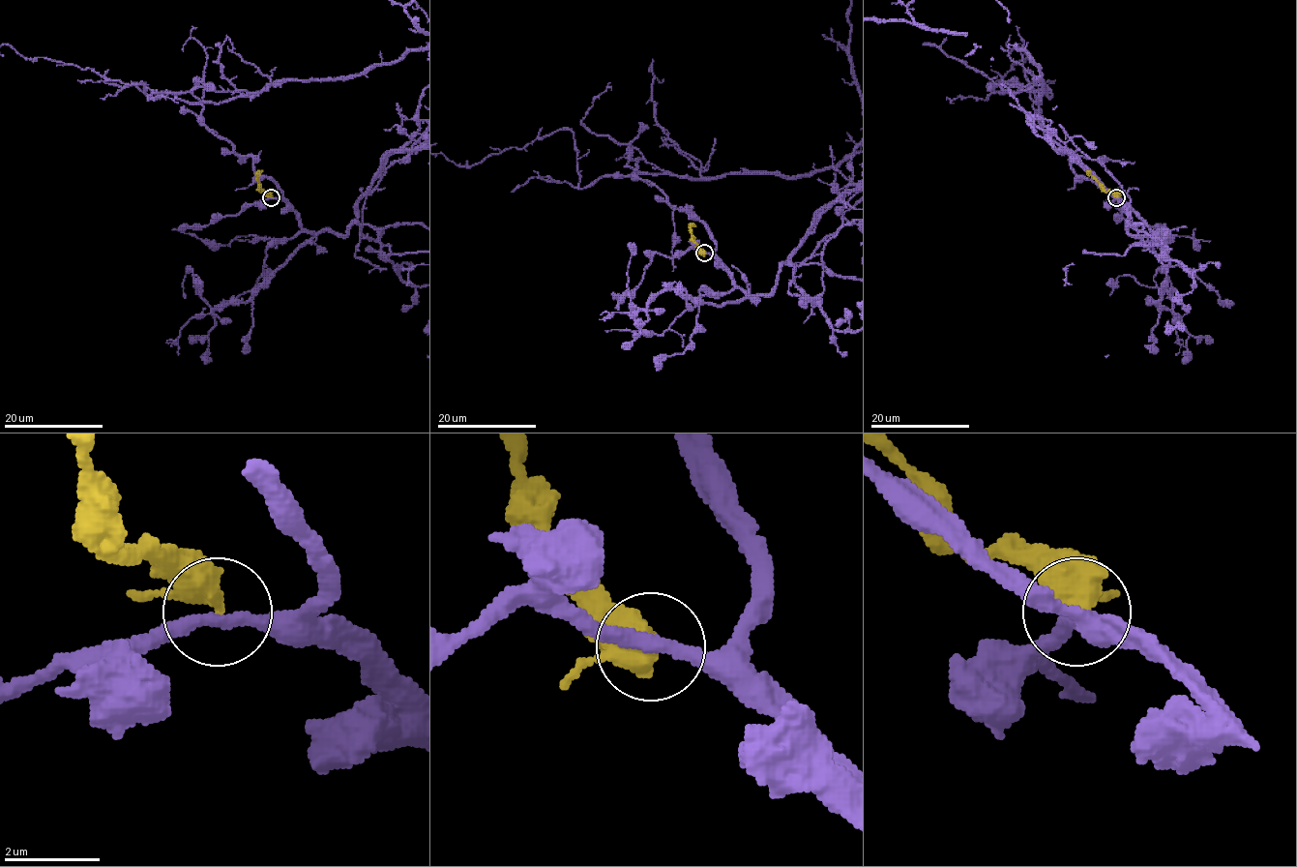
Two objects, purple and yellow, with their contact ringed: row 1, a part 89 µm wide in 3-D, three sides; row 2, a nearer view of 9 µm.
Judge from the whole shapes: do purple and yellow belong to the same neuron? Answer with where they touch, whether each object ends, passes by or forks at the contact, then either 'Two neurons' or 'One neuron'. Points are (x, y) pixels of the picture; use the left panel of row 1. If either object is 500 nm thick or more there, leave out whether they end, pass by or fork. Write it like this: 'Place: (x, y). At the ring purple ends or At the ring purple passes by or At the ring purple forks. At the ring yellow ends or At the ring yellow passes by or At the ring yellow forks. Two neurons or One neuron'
Place: (271, 197). At the ring purple passes by. At the ring yellow passes by. Two neurons

